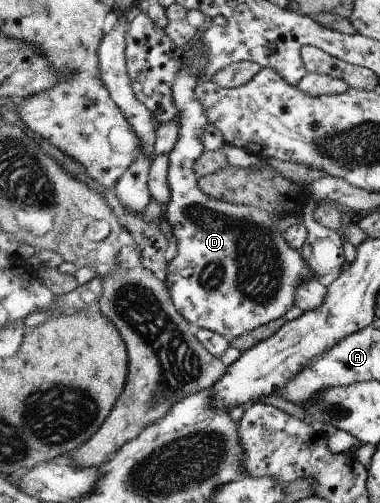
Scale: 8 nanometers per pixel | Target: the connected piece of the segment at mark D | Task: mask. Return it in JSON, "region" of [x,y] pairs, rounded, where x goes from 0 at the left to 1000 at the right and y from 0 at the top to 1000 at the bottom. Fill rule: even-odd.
{"region":[[[521,82],[492,105],[495,123],[468,147],[458,167],[458,189],[476,217],[476,249],[471,286],[447,306],[445,366],[455,380],[453,406],[434,417],[432,445],[442,465],[466,473],[471,507],[445,525],[432,551],[466,616],[513,654],[537,652],[597,674],[597,680],[645,668],[718,636],[747,634],[750,626],[779,604],[779,577],[818,555],[834,555],[832,543],[800,519],[787,497],[771,493],[750,475],[747,461],[729,453],[729,431],[668,410],[592,402],[553,392],[529,380],[513,340],[513,320],[537,304],[529,284],[532,256],[545,243],[537,219],[516,201],[511,175],[550,127],[545,109],[529,105]]]}

